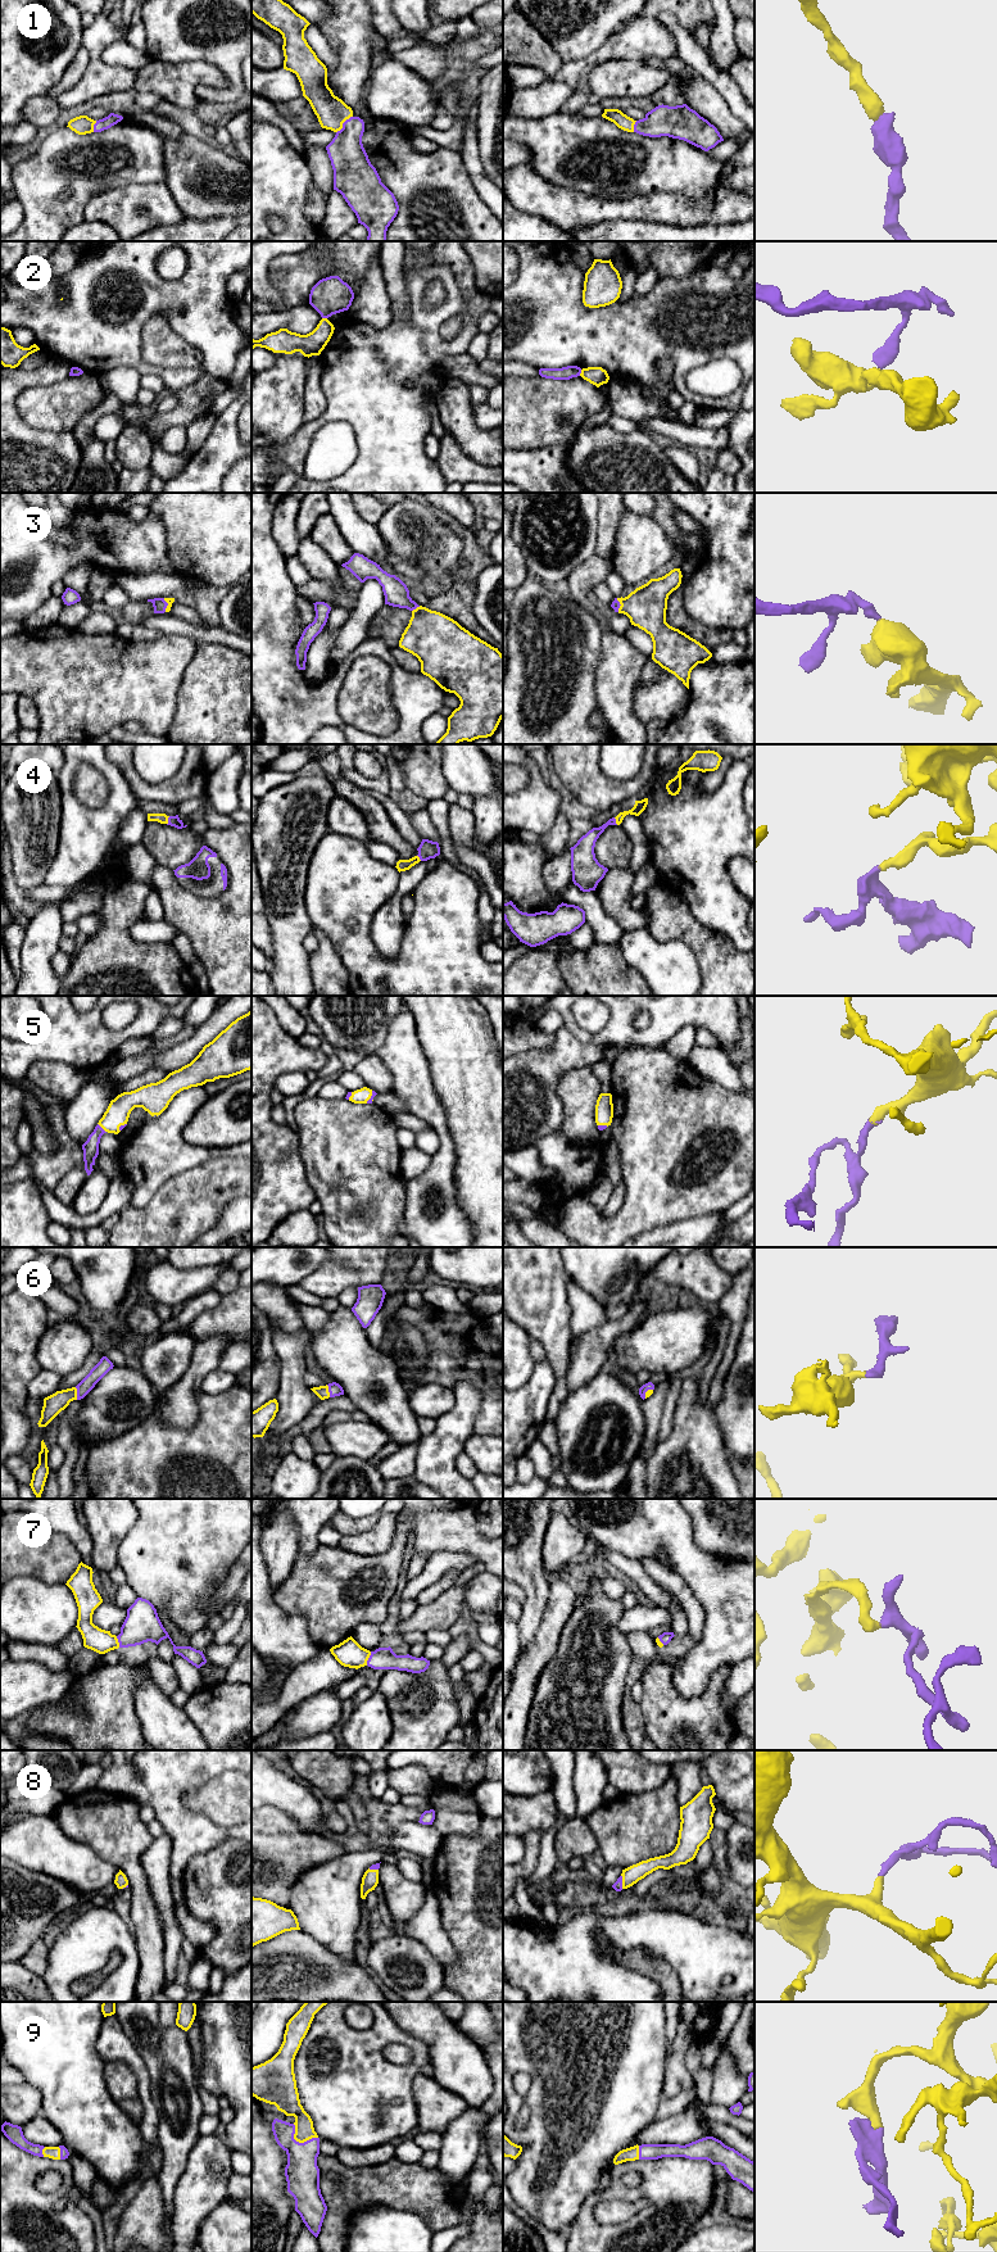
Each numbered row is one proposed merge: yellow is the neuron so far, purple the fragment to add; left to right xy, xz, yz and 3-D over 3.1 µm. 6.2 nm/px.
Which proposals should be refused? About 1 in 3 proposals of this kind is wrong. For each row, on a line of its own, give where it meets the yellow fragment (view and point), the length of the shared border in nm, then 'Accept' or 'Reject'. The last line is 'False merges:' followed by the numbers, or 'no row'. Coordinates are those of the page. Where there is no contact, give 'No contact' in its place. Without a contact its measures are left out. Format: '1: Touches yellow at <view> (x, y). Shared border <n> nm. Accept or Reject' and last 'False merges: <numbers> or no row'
1: Touches yellow at xz (343, 122). Shared border 150 nm. Accept
2: Touches yellow at yz (581, 372). Shared border 40 nm. Reject
3: Touches yellow at xz (417, 607). Shared border 70 nm. Accept
4: Touches yellow at xy (167, 820). Shared border 60 nm. Accept
5: Touches yellow at xy (102, 1127). Shared border 80 nm. Accept
6: Touches yellow at xy (76, 1394). Shared border 80 nm. Accept
7: Touches yellow at xz (368, 1657). Shared border 90 nm. Accept
8: Touches yellow at yz (622, 1881). Shared border 90 nm. Accept
9: Touches yellow at xz (299, 2142). Shared border 180 nm. Accept
False merges: 2

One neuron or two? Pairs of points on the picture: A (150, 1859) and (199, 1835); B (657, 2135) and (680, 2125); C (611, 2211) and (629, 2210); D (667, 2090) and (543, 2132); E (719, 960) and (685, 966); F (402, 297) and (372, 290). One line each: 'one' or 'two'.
A: two
B: one
C: one
D: two
E: two
F: two

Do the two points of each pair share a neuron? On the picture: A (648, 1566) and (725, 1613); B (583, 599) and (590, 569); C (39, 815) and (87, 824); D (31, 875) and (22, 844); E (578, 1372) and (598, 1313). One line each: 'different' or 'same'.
A: different
B: same
C: different
D: same
E: different

